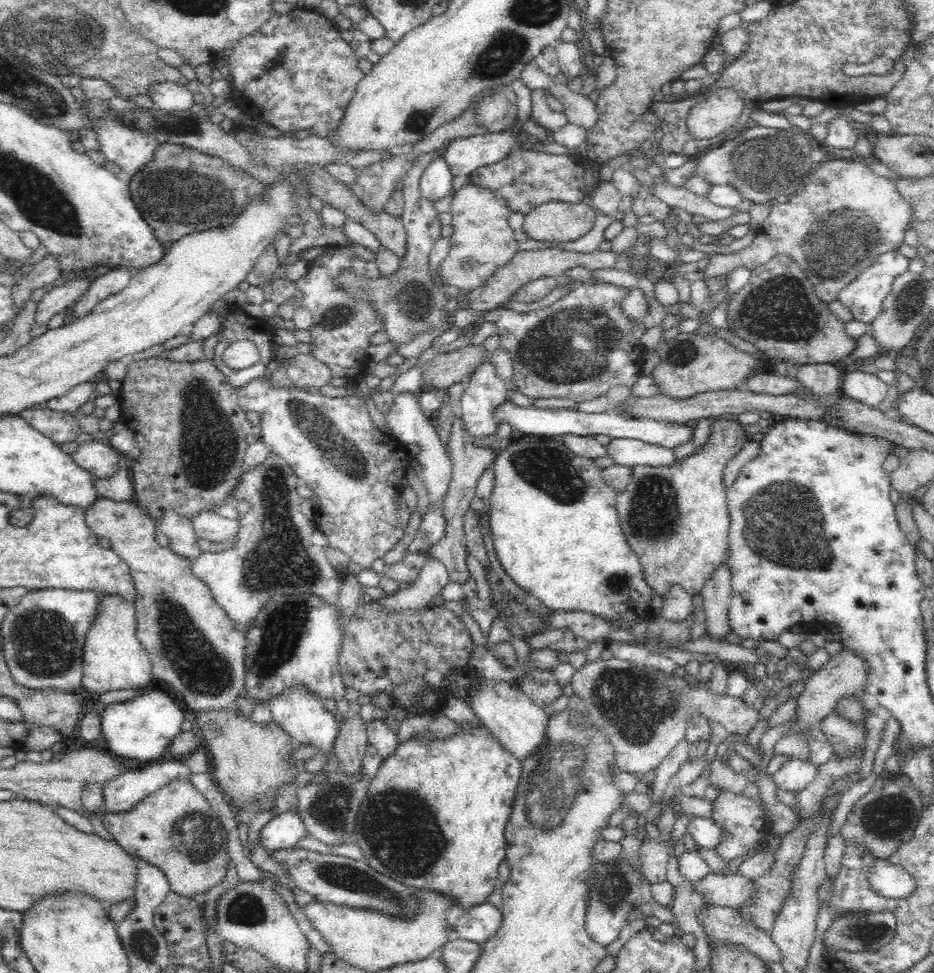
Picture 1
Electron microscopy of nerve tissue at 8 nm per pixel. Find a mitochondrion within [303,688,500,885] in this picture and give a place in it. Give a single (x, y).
(398, 826)

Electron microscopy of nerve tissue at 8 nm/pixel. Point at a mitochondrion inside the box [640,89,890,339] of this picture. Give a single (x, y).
(842, 241)

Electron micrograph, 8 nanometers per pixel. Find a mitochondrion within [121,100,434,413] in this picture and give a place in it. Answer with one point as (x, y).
(175, 193)

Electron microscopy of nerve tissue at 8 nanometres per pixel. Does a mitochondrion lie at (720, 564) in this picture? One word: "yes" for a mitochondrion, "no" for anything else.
no

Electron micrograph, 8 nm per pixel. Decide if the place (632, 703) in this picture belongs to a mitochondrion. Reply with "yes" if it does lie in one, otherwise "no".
yes

